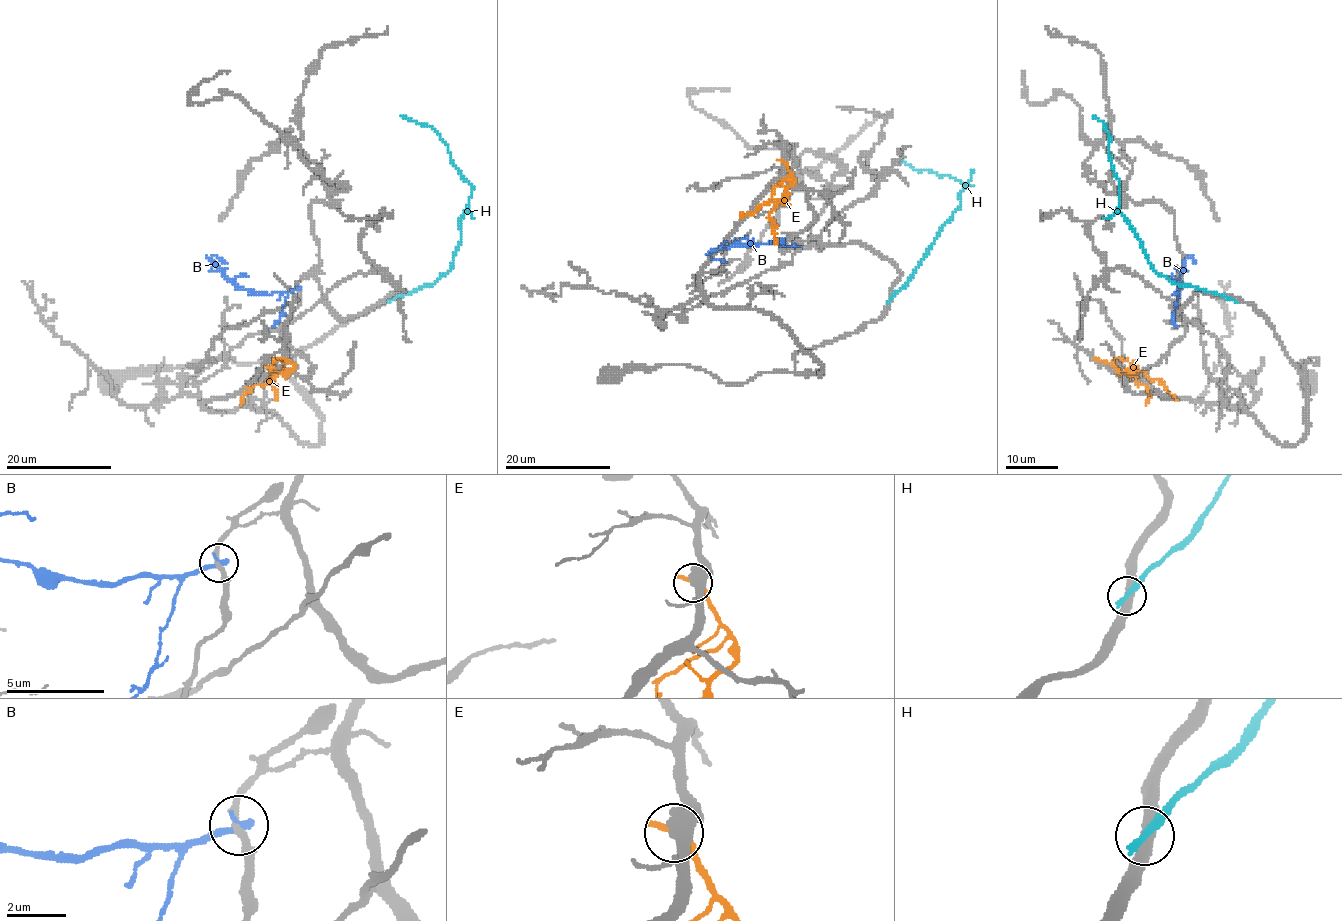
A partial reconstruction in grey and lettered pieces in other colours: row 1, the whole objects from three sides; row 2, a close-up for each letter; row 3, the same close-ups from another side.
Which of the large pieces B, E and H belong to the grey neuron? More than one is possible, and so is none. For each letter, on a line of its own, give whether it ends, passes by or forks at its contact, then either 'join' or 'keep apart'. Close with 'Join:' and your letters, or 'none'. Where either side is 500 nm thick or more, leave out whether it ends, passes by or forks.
B: it ends | keep apart
E: keep apart
H: it ends | keep apart
Join: none

